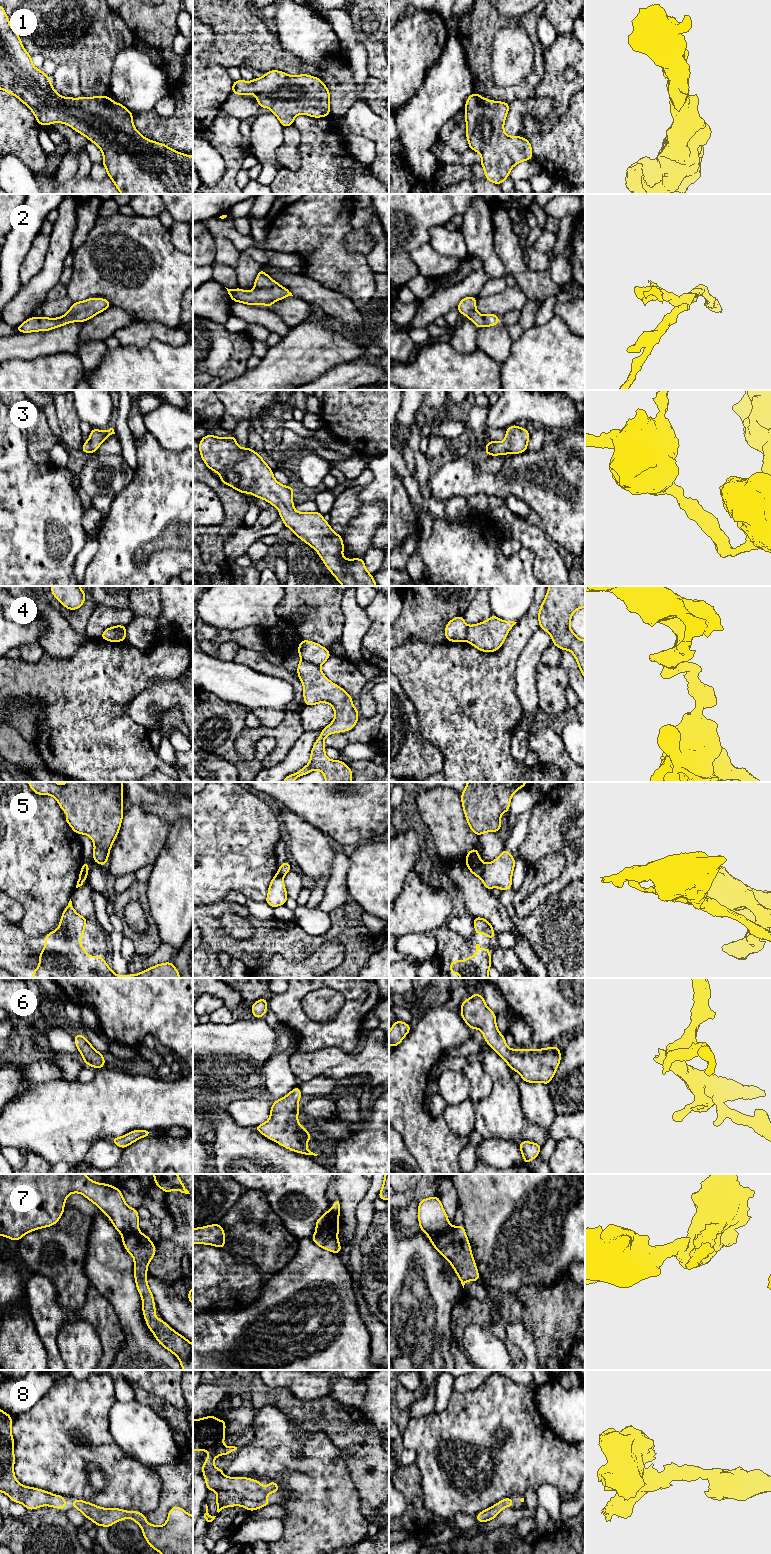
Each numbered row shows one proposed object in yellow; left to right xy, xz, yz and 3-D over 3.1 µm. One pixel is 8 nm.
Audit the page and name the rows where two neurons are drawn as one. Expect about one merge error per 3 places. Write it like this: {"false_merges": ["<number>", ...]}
{"false_merges": ["4", "5", "7"]}

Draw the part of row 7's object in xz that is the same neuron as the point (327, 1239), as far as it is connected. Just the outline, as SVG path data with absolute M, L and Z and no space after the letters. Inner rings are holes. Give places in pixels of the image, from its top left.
M339 1201L335 1202L332 1207L333 1214L335 1215L336 1222L323 1230L316 1231L312 1236L312 1241L317 1244L322 1249L330 1251L332 1253L340 1254L341 1245L338 1240L338 1233L340 1224L339 1215L340 1215L340 1204Z

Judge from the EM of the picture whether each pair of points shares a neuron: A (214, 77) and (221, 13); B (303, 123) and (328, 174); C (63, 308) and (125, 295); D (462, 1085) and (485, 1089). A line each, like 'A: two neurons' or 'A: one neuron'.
A: two neurons
B: one neuron
C: two neurons
D: two neurons

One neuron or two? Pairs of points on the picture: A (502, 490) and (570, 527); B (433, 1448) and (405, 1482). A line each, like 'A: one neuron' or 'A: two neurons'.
A: one neuron
B: two neurons

